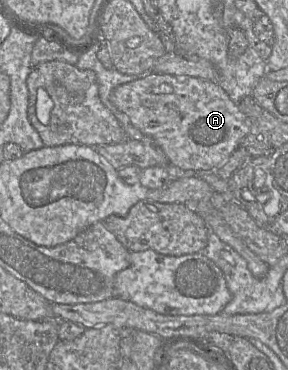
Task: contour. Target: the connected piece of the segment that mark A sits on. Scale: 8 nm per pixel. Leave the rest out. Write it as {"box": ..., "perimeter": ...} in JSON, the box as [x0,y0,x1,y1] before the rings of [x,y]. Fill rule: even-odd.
{"box":[110,72,249,172],"perimeter":[[[150,72],[116,87],[110,94],[110,101],[162,150],[169,165],[179,172],[215,171],[249,133],[245,114],[223,88],[217,82],[198,77]],[[161,84],[169,85],[171,92],[152,92],[152,87]]]}

